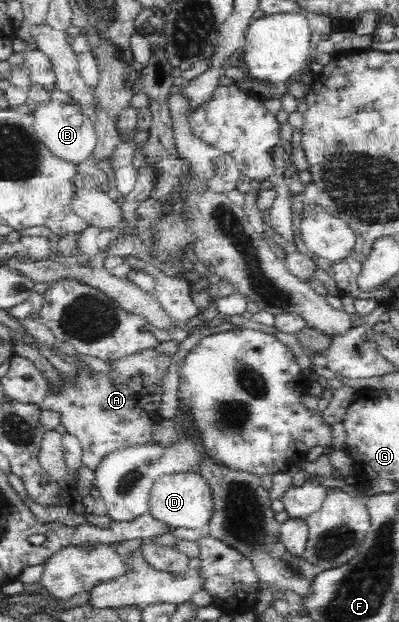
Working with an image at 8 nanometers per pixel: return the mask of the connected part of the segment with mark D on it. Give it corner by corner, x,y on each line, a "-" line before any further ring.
200,472
171,474
154,482
148,503
149,513
169,528
196,530
209,523
214,512
213,495
208,481

